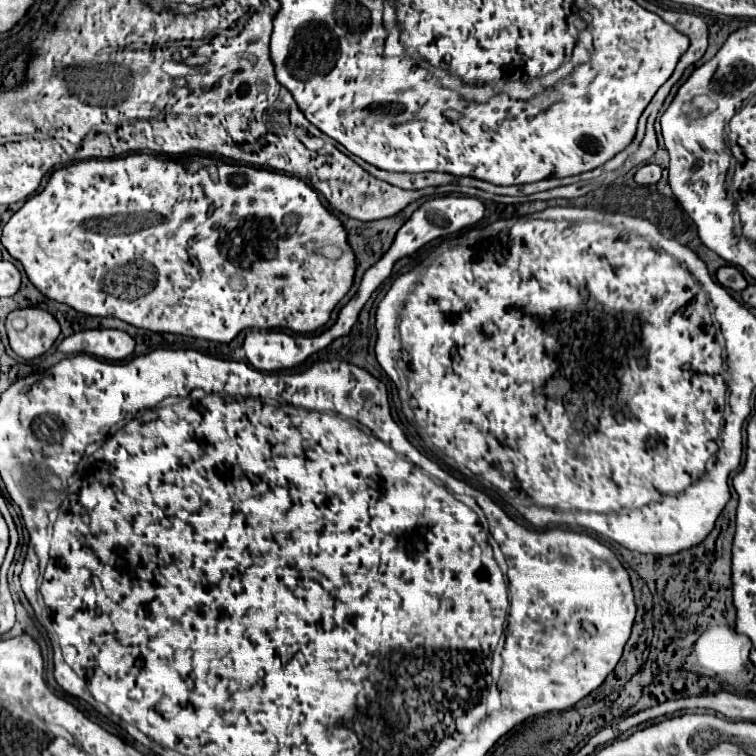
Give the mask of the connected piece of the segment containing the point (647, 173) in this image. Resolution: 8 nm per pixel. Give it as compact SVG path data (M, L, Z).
M644 164L644 166L640 166L636 170L634 180L638 184L656 184L660 180L660 174L662 174L660 166L656 166L656 164Z

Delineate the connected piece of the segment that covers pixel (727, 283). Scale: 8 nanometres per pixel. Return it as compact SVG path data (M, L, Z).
M722 266L716 270L716 278L718 282L724 286L724 288L730 288L730 290L744 290L748 286L746 278L742 276L742 272L736 268L736 266Z

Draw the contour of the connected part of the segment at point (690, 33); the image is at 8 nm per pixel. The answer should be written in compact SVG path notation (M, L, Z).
M668 12L666 18L678 32L686 34L690 38L690 48L684 52L684 56L680 58L678 66L690 66L694 62L698 62L708 46L708 28L706 22L690 12Z

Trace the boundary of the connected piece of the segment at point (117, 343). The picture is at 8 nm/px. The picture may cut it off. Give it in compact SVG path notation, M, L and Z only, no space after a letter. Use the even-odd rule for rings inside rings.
M84 330L64 338L58 350L64 354L90 354L104 360L124 360L134 352L134 338L124 330Z

